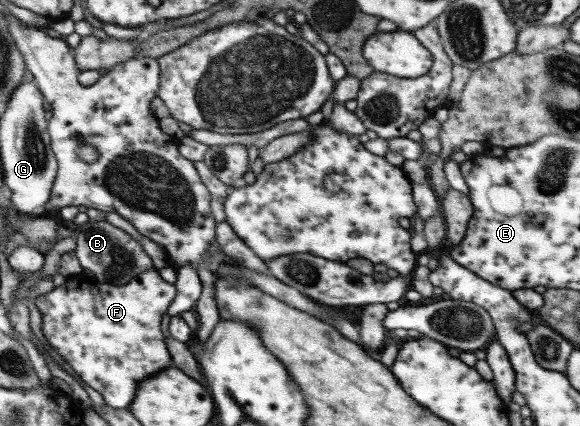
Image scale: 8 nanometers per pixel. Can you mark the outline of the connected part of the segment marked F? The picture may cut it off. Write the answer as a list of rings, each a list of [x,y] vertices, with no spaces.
[[[155,268],[141,272],[122,286],[99,283],[78,273],[50,292],[36,297],[33,305],[40,312],[40,330],[48,346],[70,366],[84,384],[102,396],[106,406],[126,409],[132,402],[140,378],[162,370],[162,366],[170,366],[170,356],[160,333],[160,320],[162,314],[167,312],[174,295],[175,286],[164,282]]]

